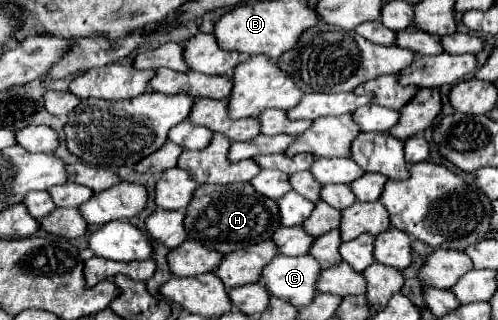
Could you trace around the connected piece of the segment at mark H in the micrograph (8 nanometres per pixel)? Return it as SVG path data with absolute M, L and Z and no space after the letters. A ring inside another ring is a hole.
M250 182L228 186L202 184L188 204L186 230L190 240L204 242L222 254L228 254L262 240L270 240L272 234L280 228L280 212L276 206L276 200L258 194Z

